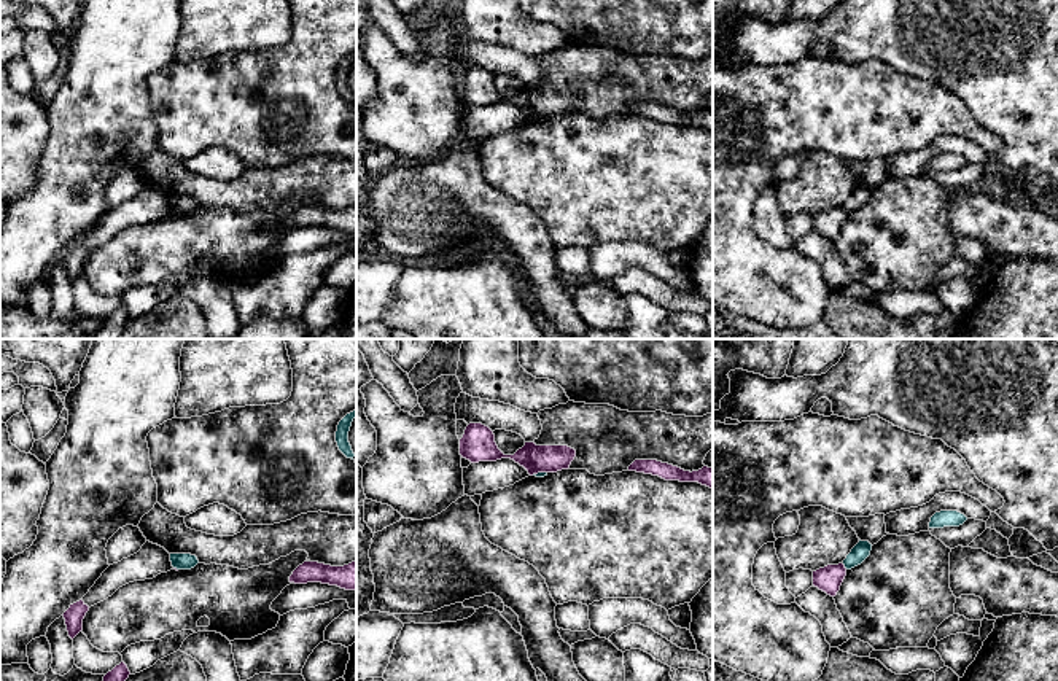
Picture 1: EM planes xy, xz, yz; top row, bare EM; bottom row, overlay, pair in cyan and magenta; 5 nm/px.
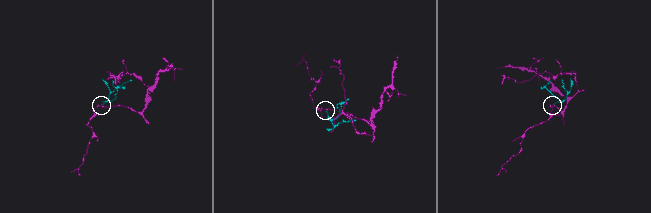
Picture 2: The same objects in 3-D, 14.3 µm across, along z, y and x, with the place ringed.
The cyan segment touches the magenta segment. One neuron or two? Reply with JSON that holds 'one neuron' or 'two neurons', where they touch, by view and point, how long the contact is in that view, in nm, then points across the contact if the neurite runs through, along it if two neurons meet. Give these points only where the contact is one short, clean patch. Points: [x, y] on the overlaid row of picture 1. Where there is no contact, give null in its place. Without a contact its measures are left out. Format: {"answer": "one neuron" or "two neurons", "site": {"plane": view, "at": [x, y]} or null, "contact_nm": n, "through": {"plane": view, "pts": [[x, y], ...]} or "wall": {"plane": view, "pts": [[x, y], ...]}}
{"answer": "two neurons", "site": {"plane": "yz", "at": [845, 567]}, "contact_nm": 40, "wall": {"plane": "yz", "pts": [[842, 564], [847, 568]]}}

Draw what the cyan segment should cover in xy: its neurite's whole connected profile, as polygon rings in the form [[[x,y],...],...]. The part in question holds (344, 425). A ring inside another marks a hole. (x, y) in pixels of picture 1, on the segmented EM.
[[[356,411],[347,414],[337,425],[337,431],[336,431],[336,442],[339,450],[347,457],[352,458],[355,457],[352,446],[348,442],[348,431],[352,426],[353,418],[356,417]]]

